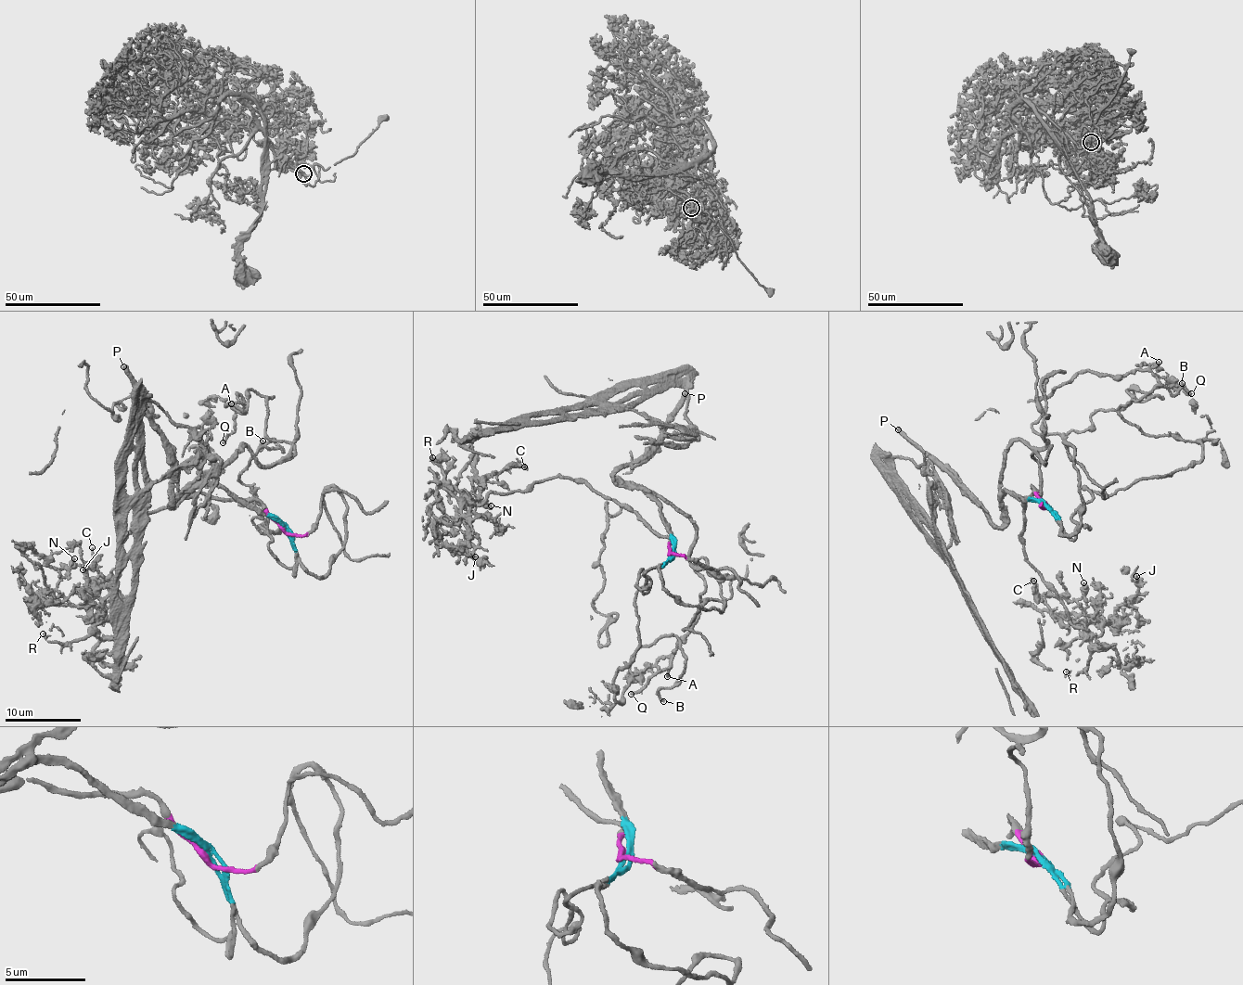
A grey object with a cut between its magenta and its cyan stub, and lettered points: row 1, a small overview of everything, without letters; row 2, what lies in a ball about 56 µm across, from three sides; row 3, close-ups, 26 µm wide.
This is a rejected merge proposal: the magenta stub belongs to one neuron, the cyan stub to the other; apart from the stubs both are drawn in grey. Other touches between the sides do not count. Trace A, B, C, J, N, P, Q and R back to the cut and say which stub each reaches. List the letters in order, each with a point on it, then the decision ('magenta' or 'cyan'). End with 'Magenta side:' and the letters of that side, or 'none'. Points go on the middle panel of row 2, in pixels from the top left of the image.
A: (667, 676) | cyan
B: (663, 701) | cyan
C: (524, 466) | magenta
J: (475, 556) | magenta
N: (491, 505) | magenta
P: (685, 393) | cyan
Q: (631, 694) | cyan
R: (432, 457) | magenta
Magenta side: C, J, N, R

